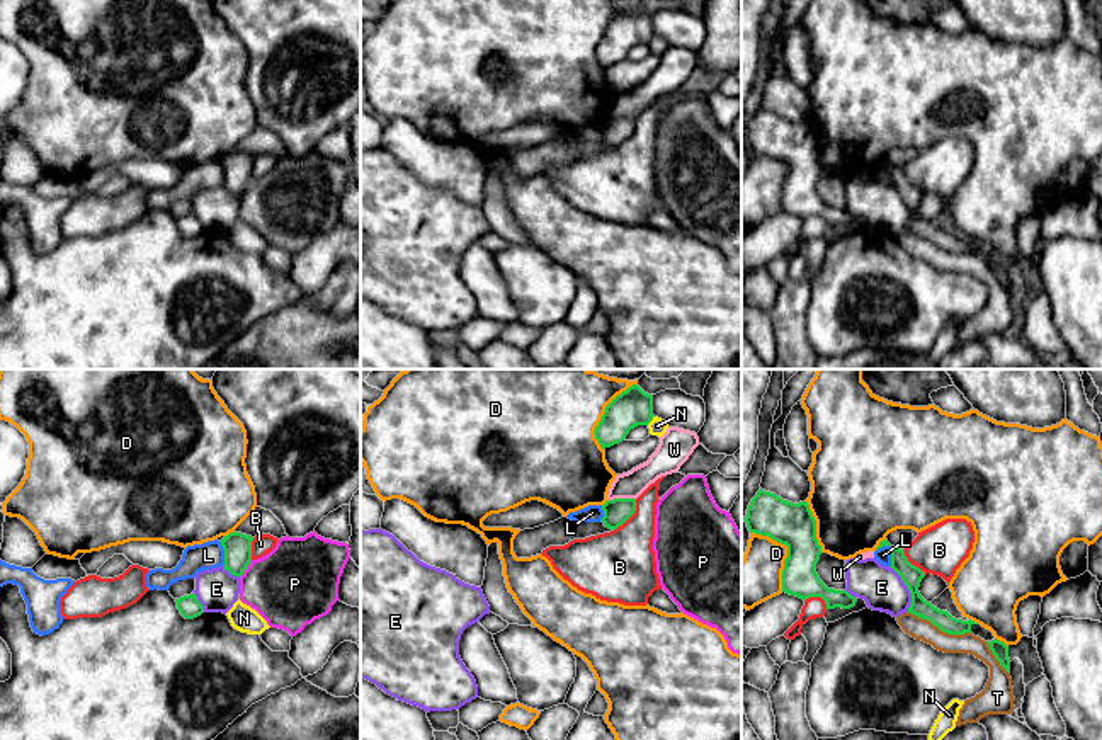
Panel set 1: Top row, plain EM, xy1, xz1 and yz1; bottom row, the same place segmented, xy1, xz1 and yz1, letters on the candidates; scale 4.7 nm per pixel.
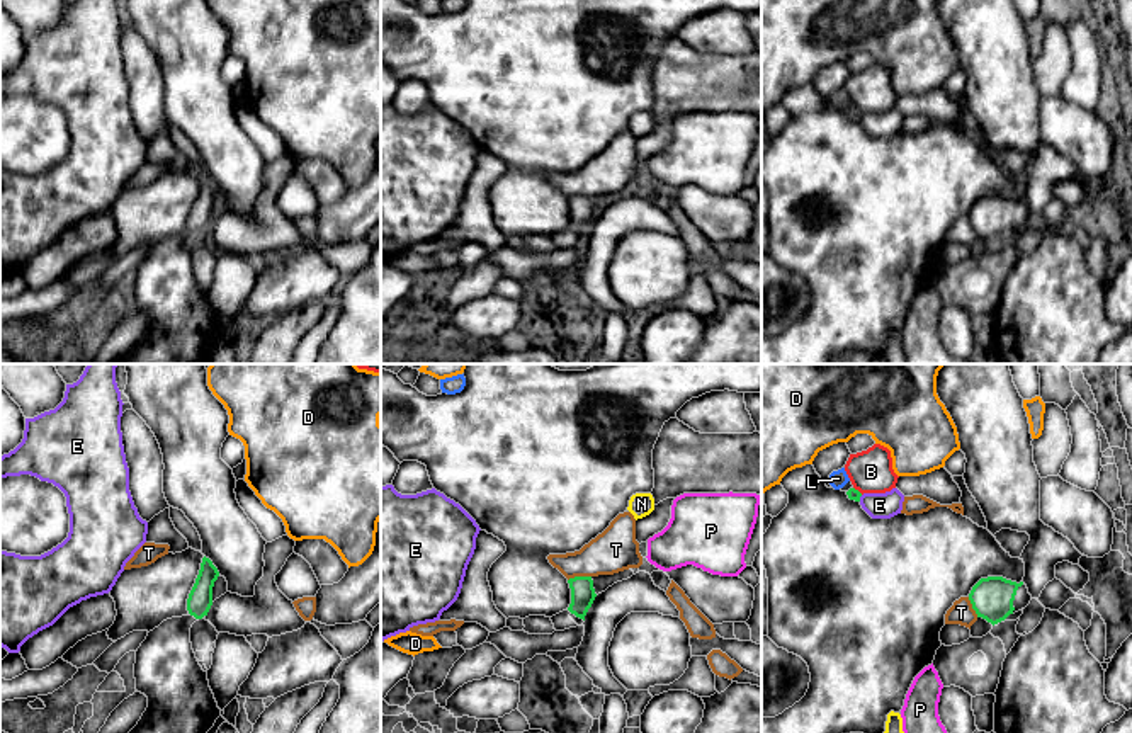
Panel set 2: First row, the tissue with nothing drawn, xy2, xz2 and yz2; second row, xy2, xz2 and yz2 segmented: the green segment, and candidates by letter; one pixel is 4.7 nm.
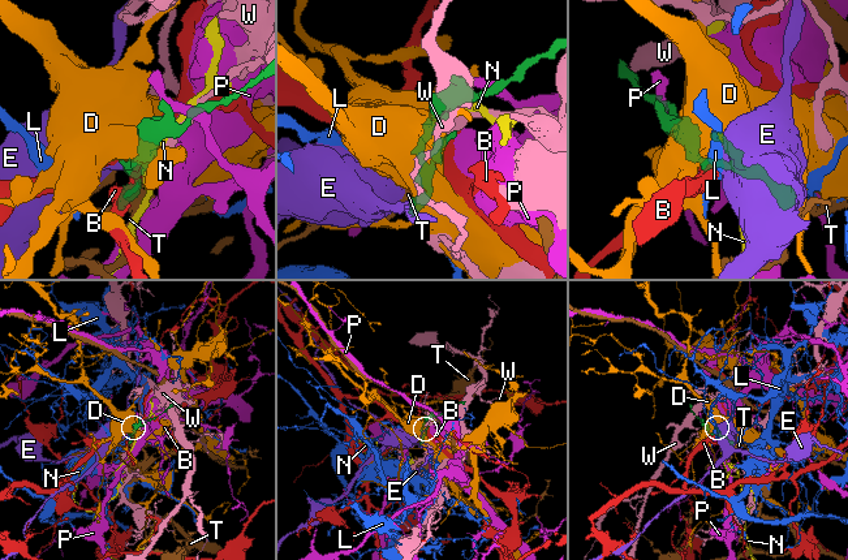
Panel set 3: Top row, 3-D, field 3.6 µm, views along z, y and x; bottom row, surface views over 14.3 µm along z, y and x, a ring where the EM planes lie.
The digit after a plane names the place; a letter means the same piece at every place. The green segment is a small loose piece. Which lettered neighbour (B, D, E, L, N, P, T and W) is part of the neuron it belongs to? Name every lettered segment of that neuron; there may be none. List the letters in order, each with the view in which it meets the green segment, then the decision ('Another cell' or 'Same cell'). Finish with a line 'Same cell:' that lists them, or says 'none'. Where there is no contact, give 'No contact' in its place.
B: Touches green in xz1. Another cell
D: Touches green in yz1. Another cell
E: Touches green in yz1. Another cell
L: Touches green in yz1. Another cell
N: Touches green in xz1. Another cell
P: Touches green in xy1. Another cell
T: Touches green in yz1. Another cell
W: Touches green in xz1. Another cell
Same cell: none

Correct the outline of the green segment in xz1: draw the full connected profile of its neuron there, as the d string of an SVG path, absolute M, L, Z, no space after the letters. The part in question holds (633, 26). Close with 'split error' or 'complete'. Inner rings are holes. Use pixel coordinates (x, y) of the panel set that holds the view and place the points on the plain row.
M633 3L605 26L594 53L600 66L605 68L622 61L631 48L648 44L653 36L653 14Z; complete

